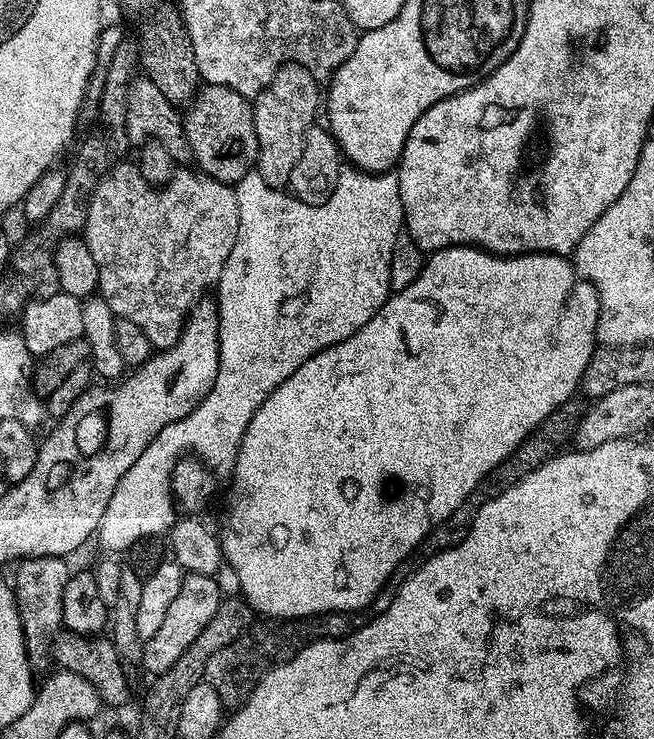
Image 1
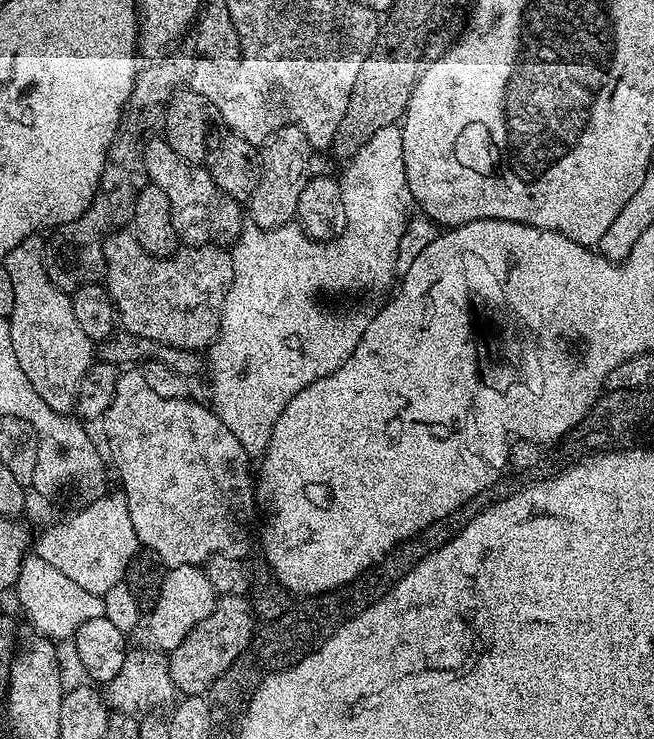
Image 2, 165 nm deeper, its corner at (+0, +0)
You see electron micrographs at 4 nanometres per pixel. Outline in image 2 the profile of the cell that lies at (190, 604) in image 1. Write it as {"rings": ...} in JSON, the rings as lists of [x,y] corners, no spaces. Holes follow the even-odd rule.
{"rings":[[[220,596],[216,608],[178,646],[167,653],[170,678],[177,693],[184,696],[204,696],[212,683],[226,671],[250,646],[258,631],[258,620],[248,596]]]}

